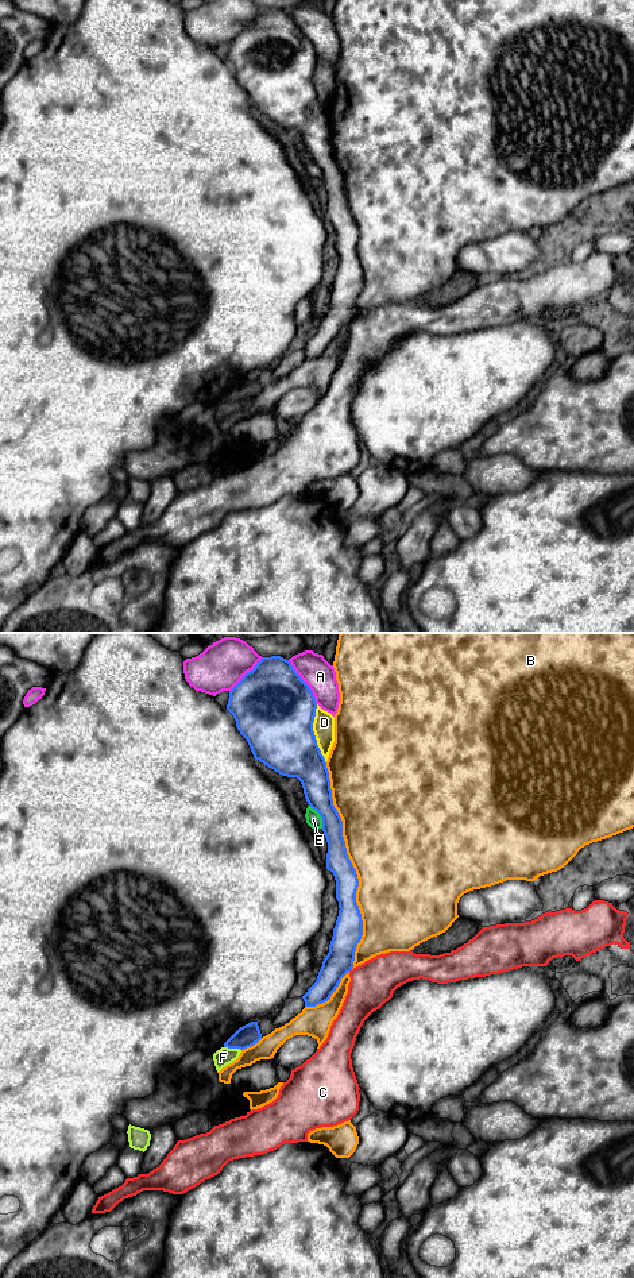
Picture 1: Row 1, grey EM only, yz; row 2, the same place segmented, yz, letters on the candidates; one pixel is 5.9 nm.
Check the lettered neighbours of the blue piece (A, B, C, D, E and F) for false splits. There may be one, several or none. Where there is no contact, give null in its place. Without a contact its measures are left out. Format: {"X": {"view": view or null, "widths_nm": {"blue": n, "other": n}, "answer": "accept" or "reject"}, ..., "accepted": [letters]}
{"A": {"view": "yz", "widths_nm": {"blue": 480, "other": 180}, "answer": "reject"}, "B": {"view": "yz", "widths_nm": {"blue": 140, "other": 500}, "answer": "reject"}, "C": {"view": null, "answer": "reject"}, "D": {"view": "yz", "widths_nm": {"blue": 440, "other": 130}, "answer": "reject"}, "E": {"view": "yz", "widths_nm": {"blue": 180, "other": 90}, "answer": "reject"}, "F": {"view": "yz", "widths_nm": {"blue": 130, "other": 110}, "answer": "reject"}, "accepted": []}

